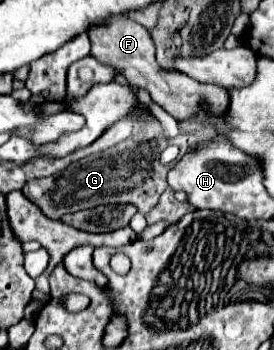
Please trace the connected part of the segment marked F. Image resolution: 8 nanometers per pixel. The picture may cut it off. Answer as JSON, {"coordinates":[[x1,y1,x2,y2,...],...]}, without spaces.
{"coordinates":[[128,16,112,18,108,26,94,26,88,30,90,42,92,42,92,54,100,58,100,62,112,64,122,70,122,74,128,78,130,84,146,88,156,104,160,104,168,114,172,114,176,120,183,120,194,116,200,110,200,104,208,104,212,117,223,116,229,105,229,94,214,84,200,84,194,78,178,76,164,72,154,56,154,42,150,32,142,26,132,22]]}

